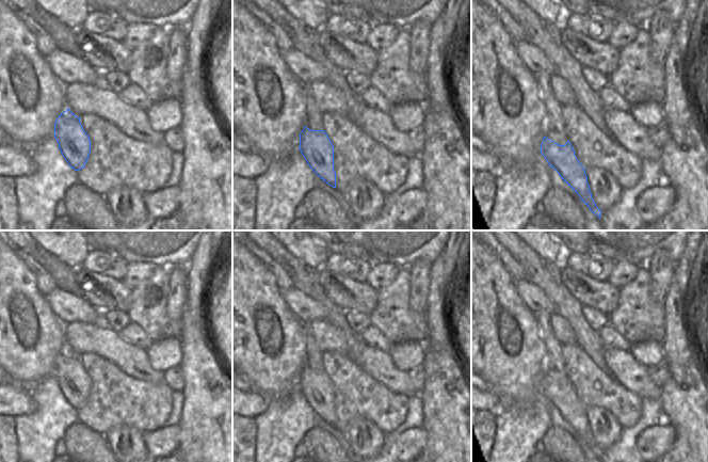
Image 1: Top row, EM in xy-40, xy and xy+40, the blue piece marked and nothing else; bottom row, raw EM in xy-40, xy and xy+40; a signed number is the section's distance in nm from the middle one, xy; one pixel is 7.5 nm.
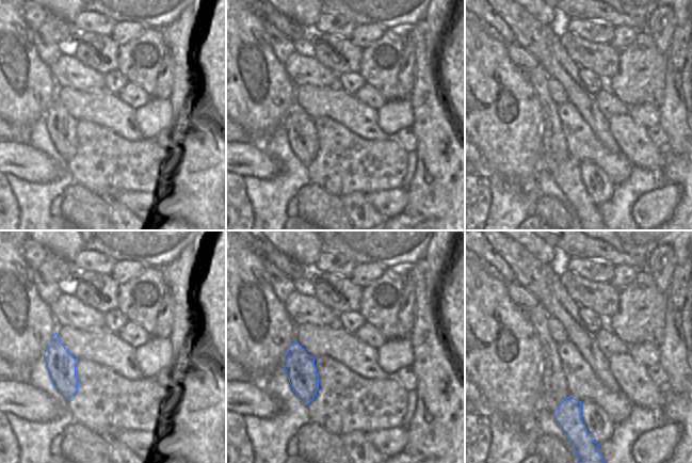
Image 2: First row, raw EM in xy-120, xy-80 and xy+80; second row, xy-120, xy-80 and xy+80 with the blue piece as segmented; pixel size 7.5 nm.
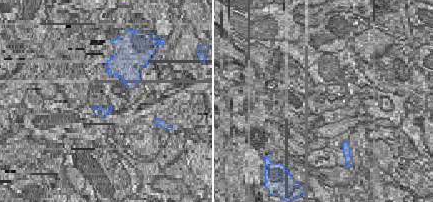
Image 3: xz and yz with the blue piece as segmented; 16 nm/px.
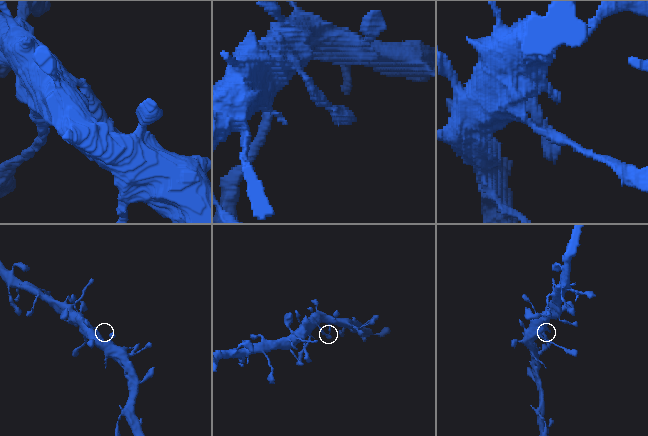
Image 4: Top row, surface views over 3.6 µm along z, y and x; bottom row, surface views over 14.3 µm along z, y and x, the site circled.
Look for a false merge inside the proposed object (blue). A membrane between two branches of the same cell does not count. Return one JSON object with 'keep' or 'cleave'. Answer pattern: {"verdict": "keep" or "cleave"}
{"verdict": "keep"}

